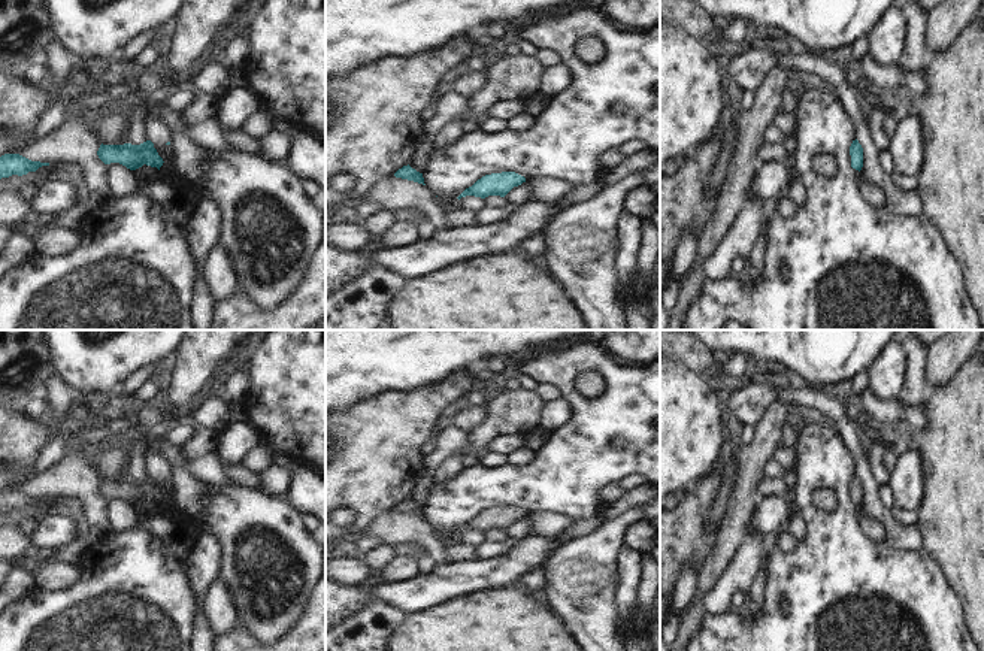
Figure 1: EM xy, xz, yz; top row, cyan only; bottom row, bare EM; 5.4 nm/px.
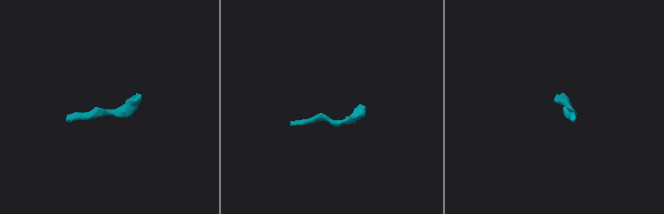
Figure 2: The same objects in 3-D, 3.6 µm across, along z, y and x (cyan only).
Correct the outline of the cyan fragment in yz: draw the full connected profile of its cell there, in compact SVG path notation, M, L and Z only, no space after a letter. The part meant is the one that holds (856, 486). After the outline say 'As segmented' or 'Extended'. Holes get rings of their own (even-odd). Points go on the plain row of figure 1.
M857 473L853 475L850 481L850 490L851 490L851 502L860 506L863 502L863 482Z. As segmented

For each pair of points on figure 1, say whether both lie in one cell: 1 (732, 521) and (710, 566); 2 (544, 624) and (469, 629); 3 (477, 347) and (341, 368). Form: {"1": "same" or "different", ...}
{"1": "same", "2": "same", "3": "same"}

